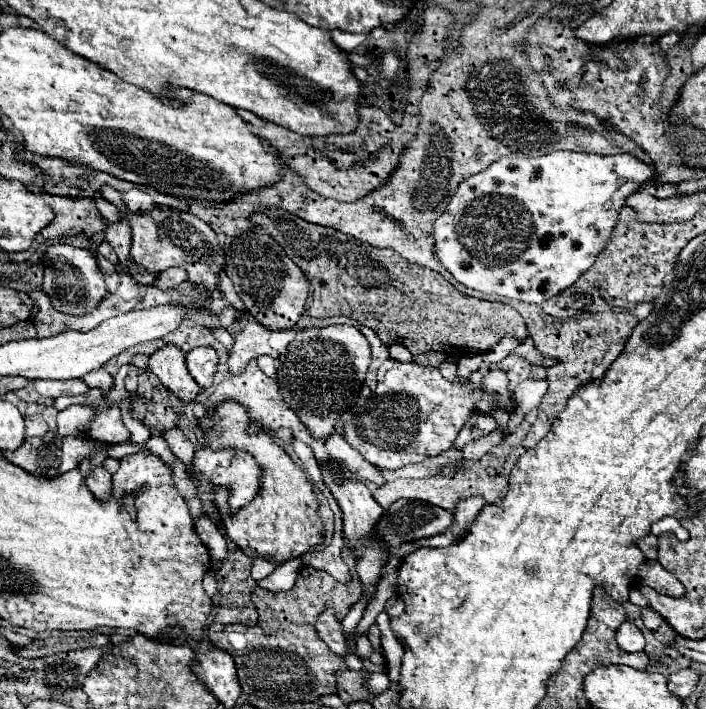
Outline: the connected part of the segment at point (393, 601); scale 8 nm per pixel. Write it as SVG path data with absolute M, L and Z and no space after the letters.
M398 596L389 599L384 609L384 611L387 612L390 617L399 617L404 612L404 610L404 602Z

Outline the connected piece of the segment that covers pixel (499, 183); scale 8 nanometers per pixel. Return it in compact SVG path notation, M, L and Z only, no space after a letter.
M551 152L551 154L545 154L545 156L537 156L537 158L503 156L501 160L497 160L497 164L491 164L491 168L487 168L485 172L469 176L459 184L459 188L457 188L453 200L449 202L447 210L433 224L433 240L435 240L433 254L453 274L453 278L457 282L461 282L463 286L467 286L471 290L477 290L477 292L483 292L483 294L507 296L507 298L515 298L515 300L521 300L521 302L541 304L541 302L557 296L565 288L569 288L585 270L589 270L593 266L597 254L603 250L603 246L611 238L611 232L615 228L619 210L625 204L627 196L633 194L651 176L653 176L653 170L647 164L643 164L641 160L637 160L635 156L631 156L631 154L599 156L599 154L585 154L585 152L583 154L581 152Z

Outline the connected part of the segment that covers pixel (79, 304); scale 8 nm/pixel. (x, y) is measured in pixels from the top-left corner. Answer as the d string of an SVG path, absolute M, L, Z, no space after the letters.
M53 244L43 254L43 268L45 268L43 290L51 296L53 308L65 314L81 316L81 314L91 312L103 300L107 292L95 254L89 250L83 250L71 244Z

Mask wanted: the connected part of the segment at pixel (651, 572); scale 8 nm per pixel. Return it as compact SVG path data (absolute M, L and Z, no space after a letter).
M647 560L639 568L639 582L655 588L659 594L665 594L665 596L673 596L673 598L685 596L683 584L673 574L663 570L657 560Z

